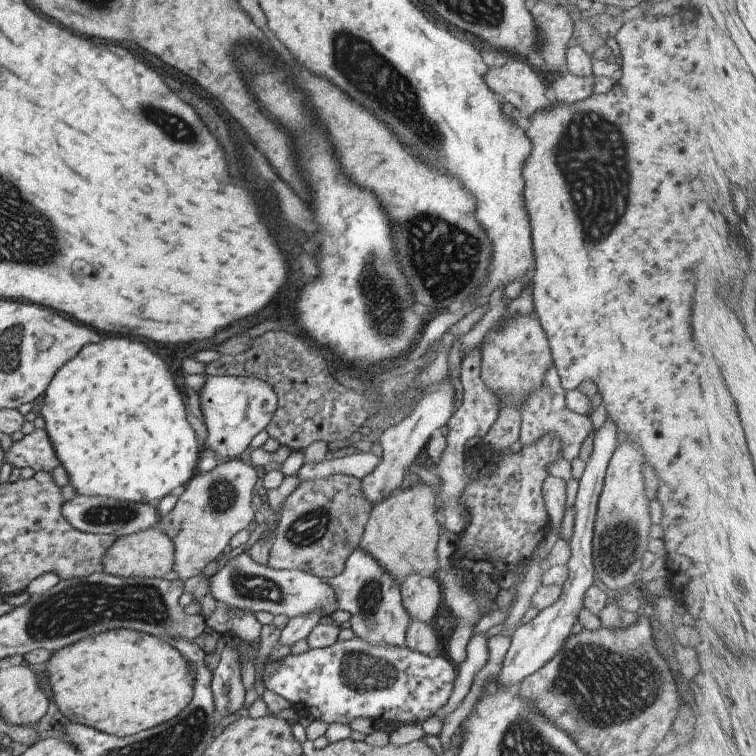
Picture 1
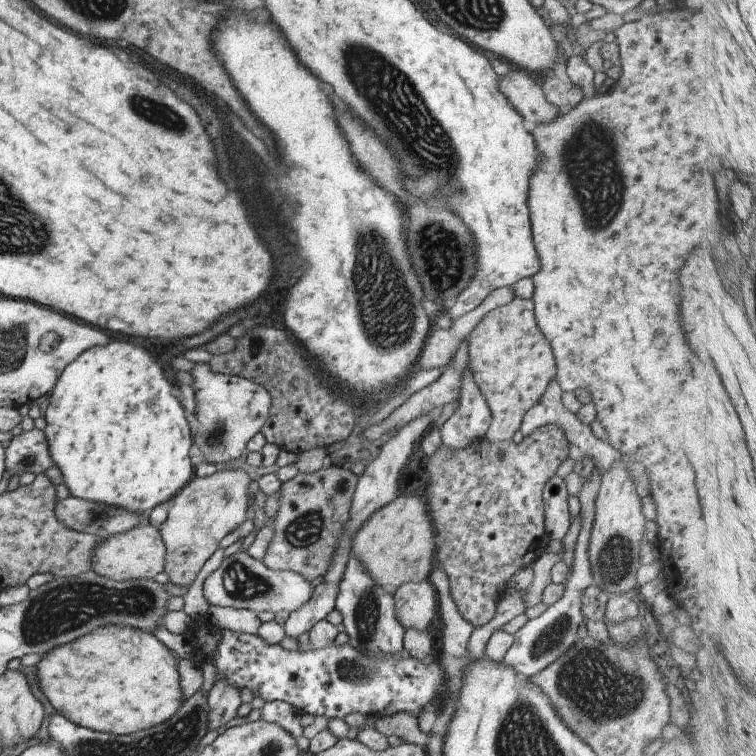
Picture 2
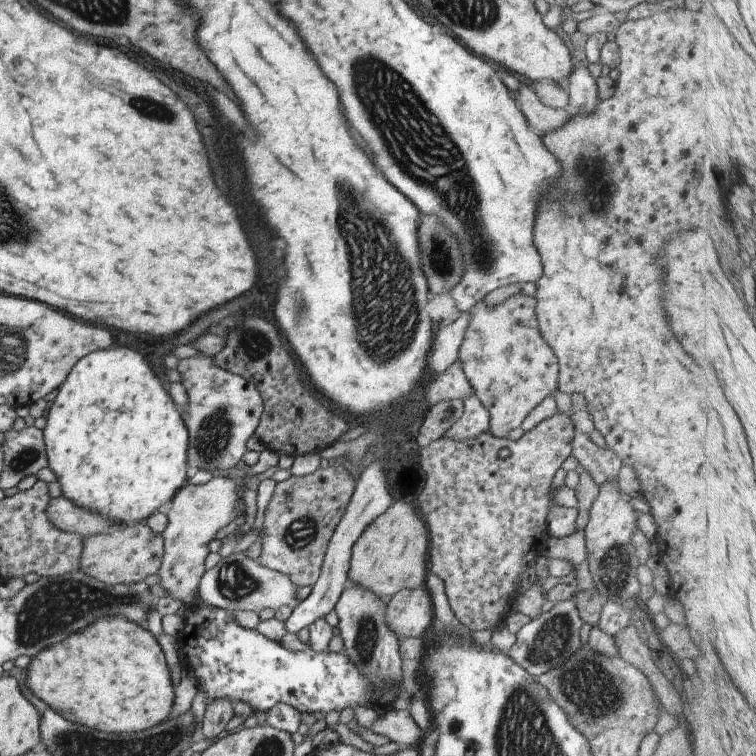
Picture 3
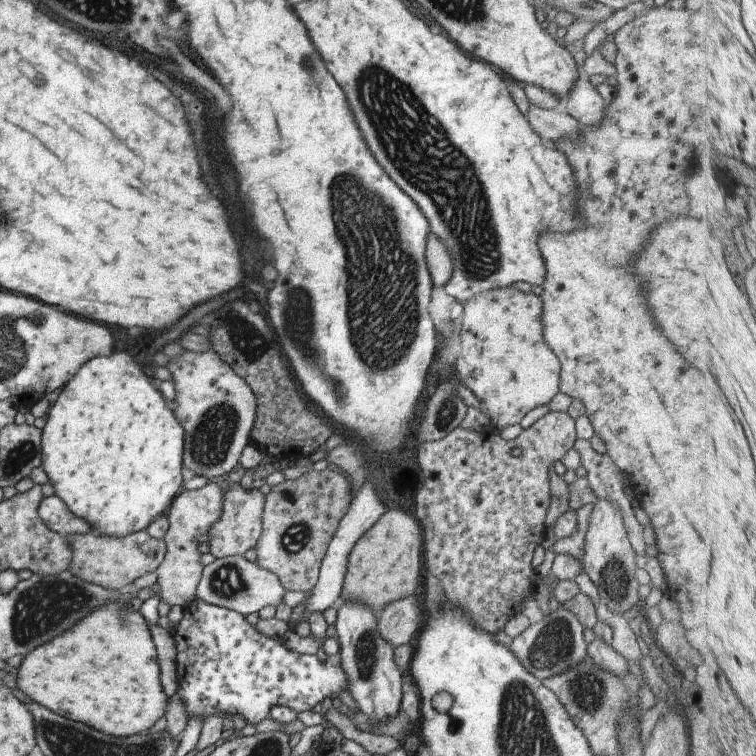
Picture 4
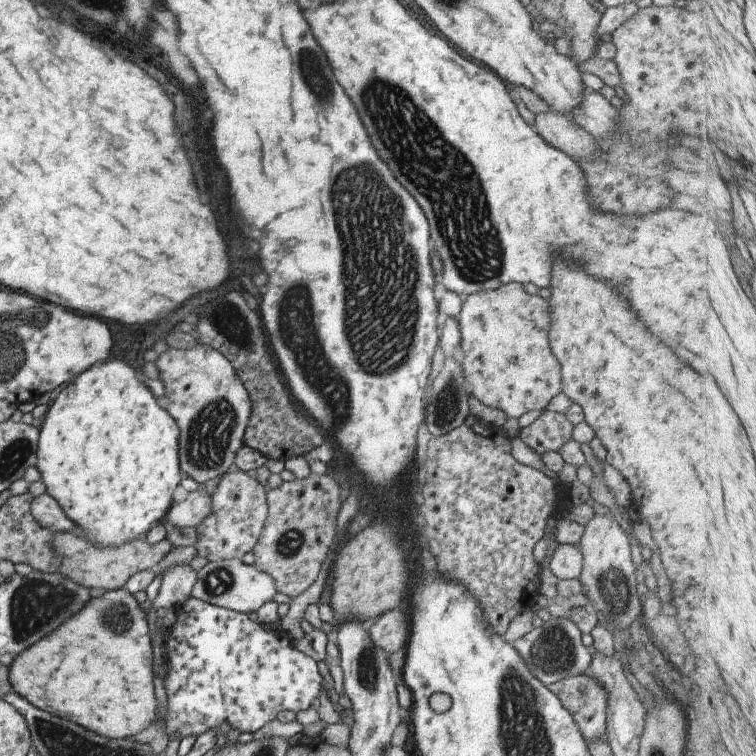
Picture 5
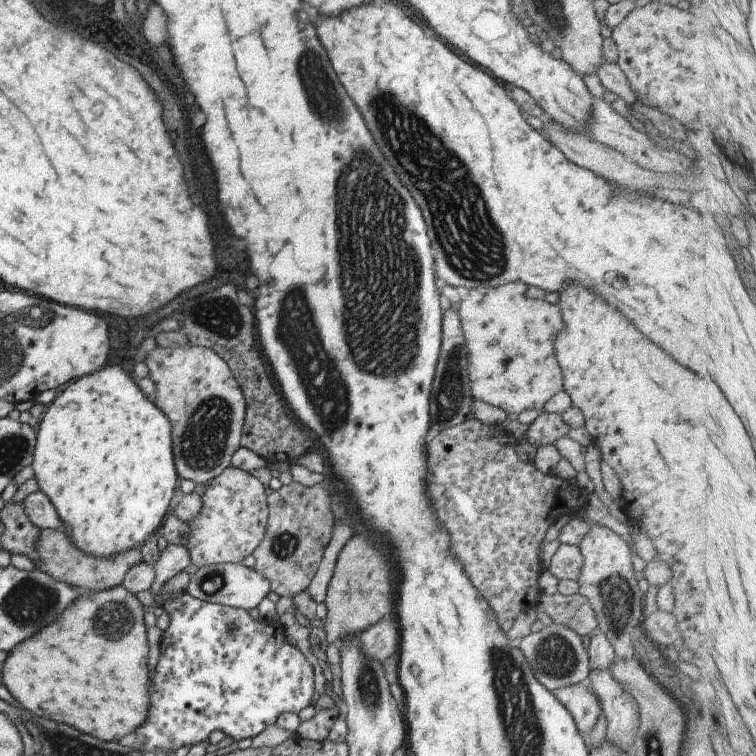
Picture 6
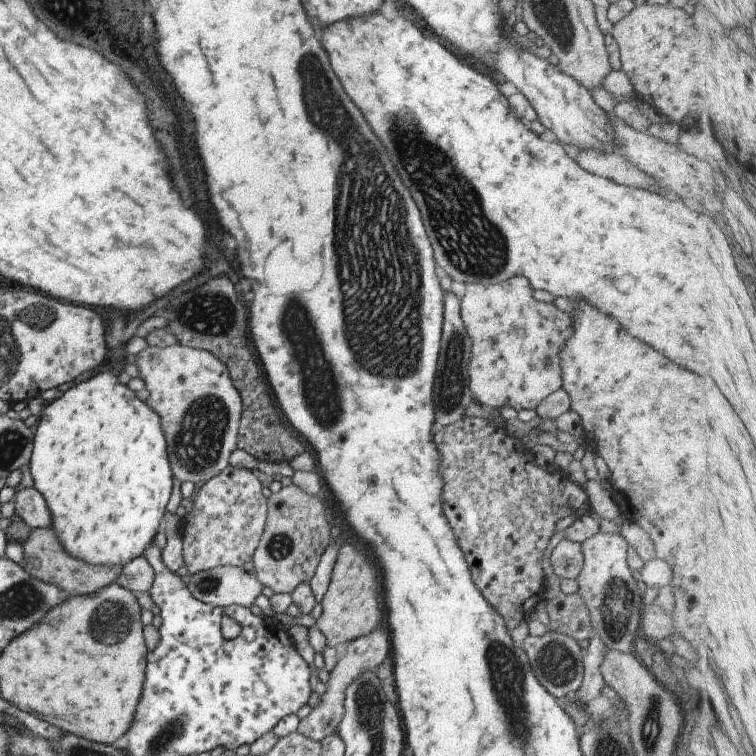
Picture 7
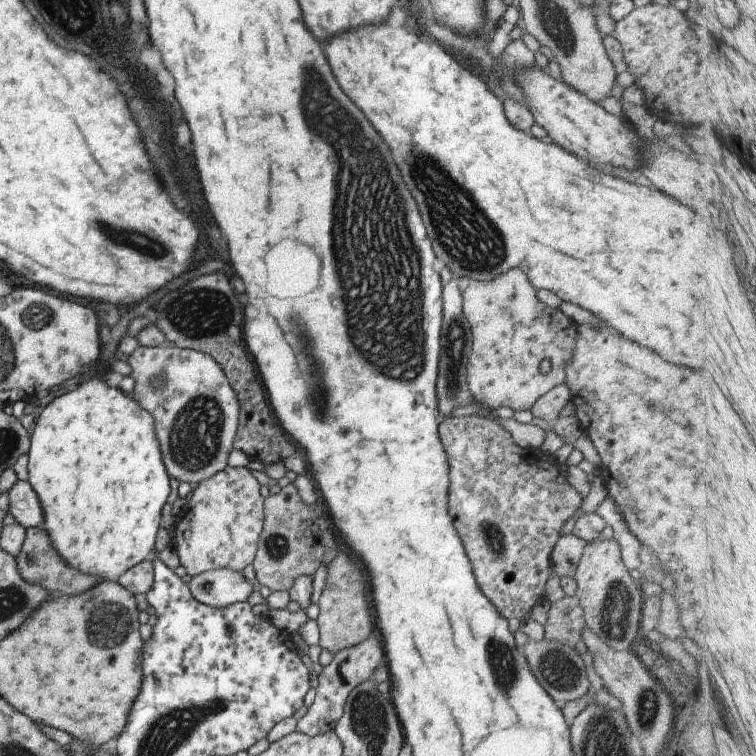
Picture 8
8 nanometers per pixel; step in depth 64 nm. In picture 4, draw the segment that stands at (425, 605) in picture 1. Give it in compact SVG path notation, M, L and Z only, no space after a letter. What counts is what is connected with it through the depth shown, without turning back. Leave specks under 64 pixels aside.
M408 596L388 604L378 614L378 634L392 646L398 648L412 642L420 632L424 620L418 596Z

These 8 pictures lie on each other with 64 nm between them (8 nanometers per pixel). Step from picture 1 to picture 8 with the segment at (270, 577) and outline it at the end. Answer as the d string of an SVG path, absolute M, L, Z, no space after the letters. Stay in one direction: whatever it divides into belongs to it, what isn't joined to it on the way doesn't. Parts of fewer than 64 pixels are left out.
M225 567L195 575L190 580L189 590L197 602L224 609L247 602L256 586L248 582L240 571Z

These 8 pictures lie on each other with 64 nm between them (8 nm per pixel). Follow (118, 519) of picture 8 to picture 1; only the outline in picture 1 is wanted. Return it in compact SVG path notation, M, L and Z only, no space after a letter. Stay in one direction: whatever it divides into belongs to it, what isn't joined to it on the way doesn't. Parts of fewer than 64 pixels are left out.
M108 336L98 344L86 344L78 356L74 356L70 362L66 362L56 374L54 380L47 386L44 394L44 404L42 404L42 417L46 421L45 432L50 438L52 447L57 455L60 465L68 472L70 476L69 484L73 485L79 495L88 497L102 495L110 499L126 500L127 502L158 504L168 494L181 489L196 473L198 458L201 450L198 444L198 436L194 428L188 423L188 414L186 406L182 400L182 394L178 386L174 384L174 376L170 374L166 362L154 354L146 344L140 344L132 338L126 336Z

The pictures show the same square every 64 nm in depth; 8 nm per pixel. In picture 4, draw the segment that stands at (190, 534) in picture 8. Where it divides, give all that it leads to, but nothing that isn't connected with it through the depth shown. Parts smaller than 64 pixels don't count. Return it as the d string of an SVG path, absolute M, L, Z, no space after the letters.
M241 482L230 485L224 491L224 512L218 522L212 524L211 538L206 542L209 545L209 552L216 559L222 557L241 556L243 557L250 548L256 548L262 532L262 513L264 512L265 497L260 490L251 486L244 488Z

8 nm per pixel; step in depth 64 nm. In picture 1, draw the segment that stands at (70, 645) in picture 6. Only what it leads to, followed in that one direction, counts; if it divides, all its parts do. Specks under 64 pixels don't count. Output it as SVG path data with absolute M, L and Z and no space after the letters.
M110 630L88 642L80 640L54 652L49 662L46 673L60 712L74 723L118 737L169 722L195 694L190 660L168 641L134 630Z

